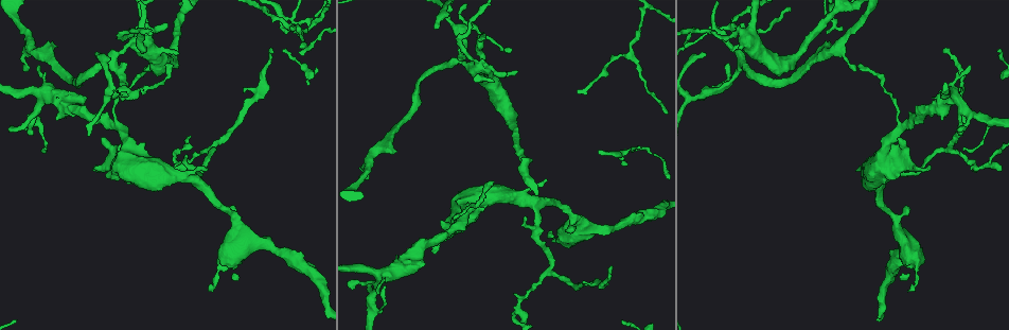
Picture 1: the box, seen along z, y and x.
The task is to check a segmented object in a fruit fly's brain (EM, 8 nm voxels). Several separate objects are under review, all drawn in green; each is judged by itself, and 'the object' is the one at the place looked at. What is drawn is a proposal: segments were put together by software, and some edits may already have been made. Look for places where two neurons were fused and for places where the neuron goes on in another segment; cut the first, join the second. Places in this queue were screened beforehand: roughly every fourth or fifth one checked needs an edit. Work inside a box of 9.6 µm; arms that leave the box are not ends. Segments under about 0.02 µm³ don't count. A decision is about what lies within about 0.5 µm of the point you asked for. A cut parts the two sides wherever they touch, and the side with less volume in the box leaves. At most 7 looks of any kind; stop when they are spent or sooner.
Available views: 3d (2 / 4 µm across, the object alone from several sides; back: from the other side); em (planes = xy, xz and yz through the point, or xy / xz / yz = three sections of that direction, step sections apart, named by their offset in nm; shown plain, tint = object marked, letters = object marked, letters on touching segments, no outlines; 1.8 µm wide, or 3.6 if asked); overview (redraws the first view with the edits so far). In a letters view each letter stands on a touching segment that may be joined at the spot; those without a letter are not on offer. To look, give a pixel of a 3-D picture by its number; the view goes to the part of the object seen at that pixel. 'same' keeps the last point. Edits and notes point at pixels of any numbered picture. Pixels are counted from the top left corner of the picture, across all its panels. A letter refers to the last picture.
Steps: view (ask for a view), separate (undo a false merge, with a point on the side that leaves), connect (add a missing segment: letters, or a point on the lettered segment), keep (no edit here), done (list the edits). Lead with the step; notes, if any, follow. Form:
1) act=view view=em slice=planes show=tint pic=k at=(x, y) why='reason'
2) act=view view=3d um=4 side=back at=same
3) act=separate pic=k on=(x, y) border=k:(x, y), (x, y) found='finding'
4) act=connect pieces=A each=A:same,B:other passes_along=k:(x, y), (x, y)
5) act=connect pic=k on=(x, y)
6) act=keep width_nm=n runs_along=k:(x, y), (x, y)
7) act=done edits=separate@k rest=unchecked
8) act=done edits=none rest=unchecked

act=view view=em slice=planes show=letters pic=1 at=(118, 127) why='a fork'

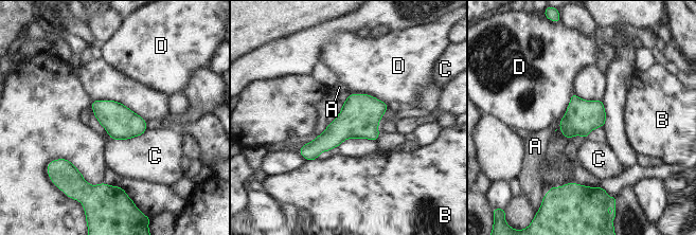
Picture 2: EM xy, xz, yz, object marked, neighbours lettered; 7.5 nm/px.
act=keep each=A:other,B:other,C:other,D:other found='continuous, no second neuron'

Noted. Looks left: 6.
act=view view=em slice=xz step=8 show=letters pic=1 at=(860, 69) why='tapers out'

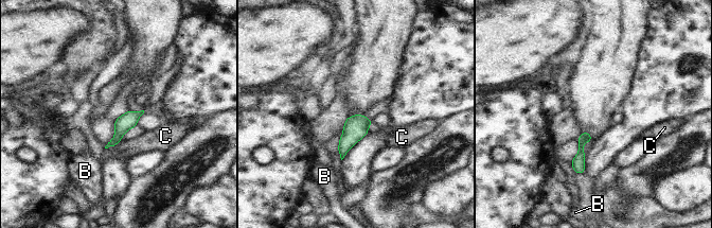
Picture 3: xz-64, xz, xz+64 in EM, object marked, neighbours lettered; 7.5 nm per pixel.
act=view view=em slice=yz step=16 show=letters at=same

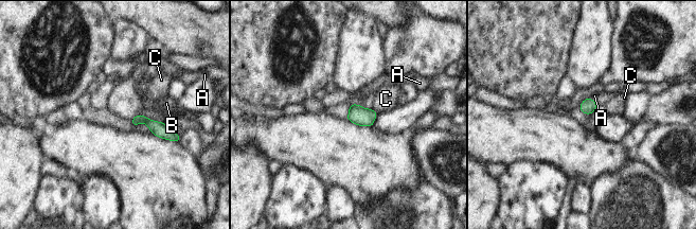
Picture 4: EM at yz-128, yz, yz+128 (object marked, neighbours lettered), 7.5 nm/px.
act=keep each=A:other,B:other,C:other runs_along=4:(135, 121), (145, 120), (171, 135) found='no lettered segment goes on from it'

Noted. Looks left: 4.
act=view view=em slice=planes show=letters pic=1 at=(537, 201) why='arms part here'

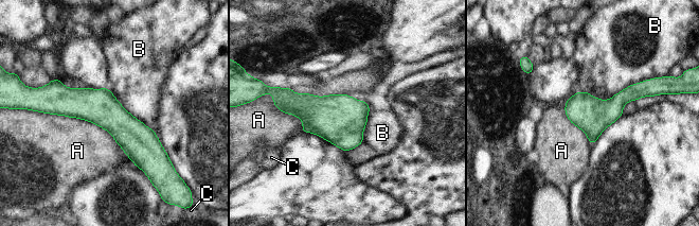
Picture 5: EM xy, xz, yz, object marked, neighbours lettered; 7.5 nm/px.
act=keep each=A:other,B:other,C:other runs_along=5:(47, 108), (100, 106), (161, 151) found='all the same neuron'

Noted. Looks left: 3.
act=done edits=none rest=unchecked

